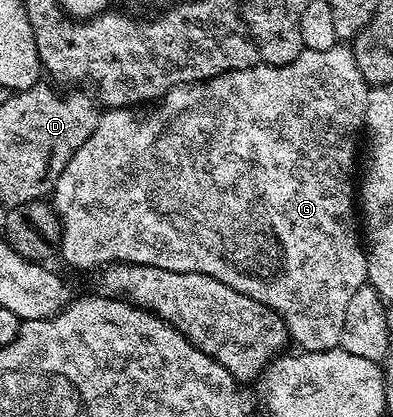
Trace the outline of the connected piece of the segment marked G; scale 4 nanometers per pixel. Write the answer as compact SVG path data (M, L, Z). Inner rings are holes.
M339 44L324 52L303 49L296 60L284 66L253 66L221 74L202 85L177 86L147 114L135 113L130 108L107 109L99 117L92 136L68 160L52 191L52 205L60 223L60 258L62 254L68 265L91 272L116 262L168 268L172 272L200 272L220 280L220 284L228 284L228 288L236 288L244 296L252 296L252 300L260 300L260 304L282 315L291 339L298 341L303 351L335 349L342 341L348 300L352 300L356 288L367 285L366 251L356 221L354 157L360 154L357 134L361 135L366 125L370 92L371 87L360 76L360 68L356 68L353 49Z

